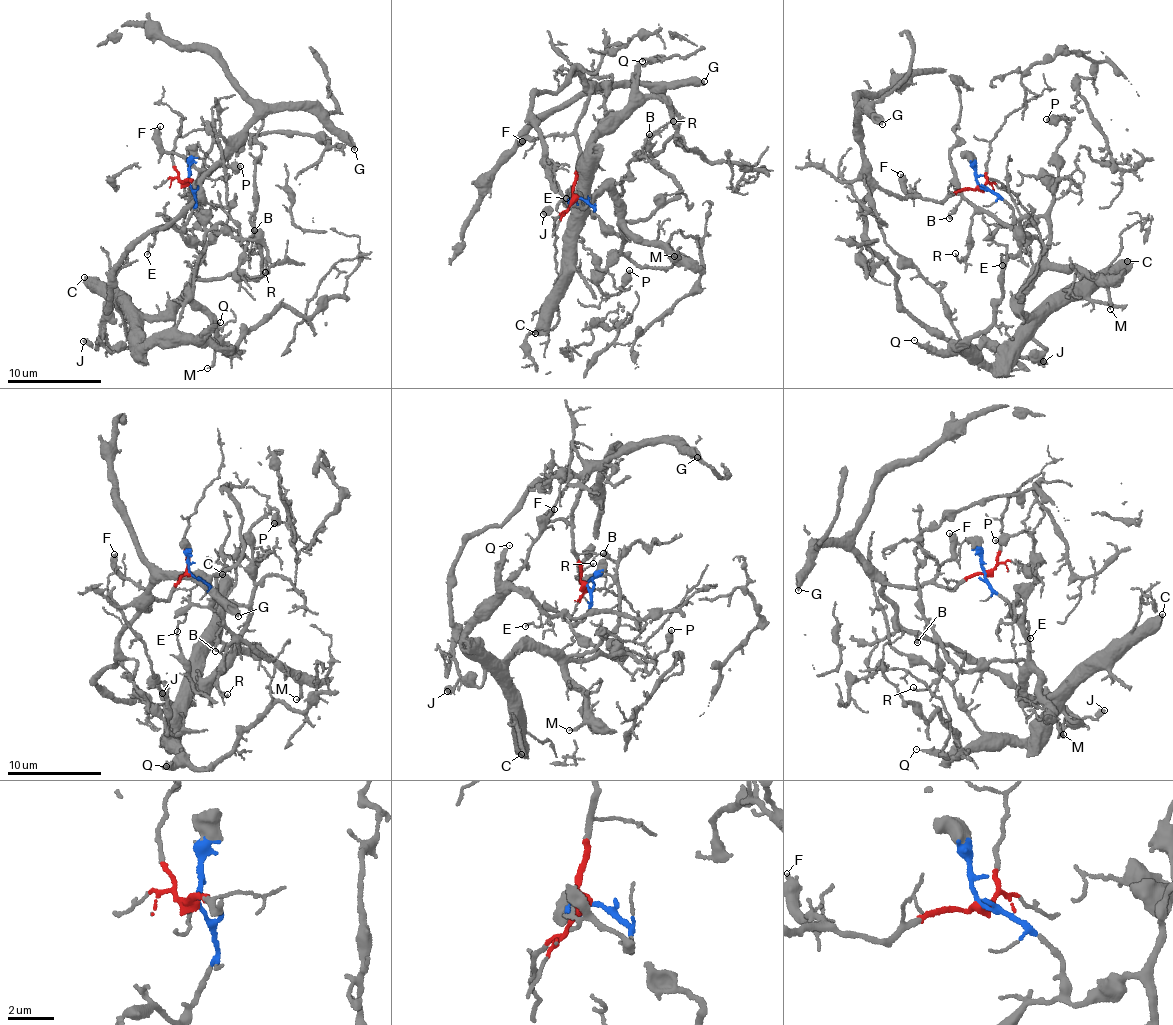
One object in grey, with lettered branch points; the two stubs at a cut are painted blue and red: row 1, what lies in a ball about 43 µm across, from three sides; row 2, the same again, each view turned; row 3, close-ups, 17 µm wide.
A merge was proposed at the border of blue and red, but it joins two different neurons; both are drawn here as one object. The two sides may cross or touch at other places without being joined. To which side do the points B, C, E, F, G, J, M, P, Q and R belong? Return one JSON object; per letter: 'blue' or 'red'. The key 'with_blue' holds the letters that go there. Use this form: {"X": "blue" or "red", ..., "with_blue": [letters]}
{"B": "blue", "C": "blue", "E": "blue", "F": "red", "G": "red", "J": "blue", "M": "blue", "P": "blue", "Q": "blue", "R": "blue", "with_blue": ["B", "C", "E", "J", "M", "P", "Q", "R"]}

